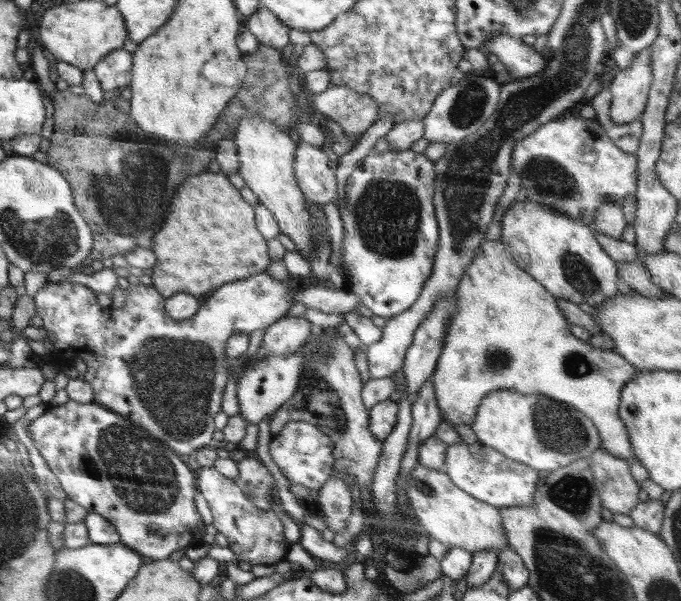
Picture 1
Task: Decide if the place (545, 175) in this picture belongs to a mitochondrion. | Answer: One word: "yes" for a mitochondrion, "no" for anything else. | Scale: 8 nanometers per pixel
yes

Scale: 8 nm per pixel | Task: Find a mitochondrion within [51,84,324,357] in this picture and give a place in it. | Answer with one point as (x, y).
(131, 191)

